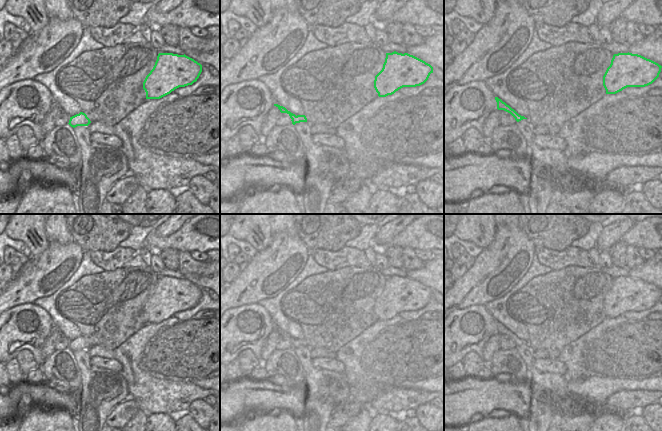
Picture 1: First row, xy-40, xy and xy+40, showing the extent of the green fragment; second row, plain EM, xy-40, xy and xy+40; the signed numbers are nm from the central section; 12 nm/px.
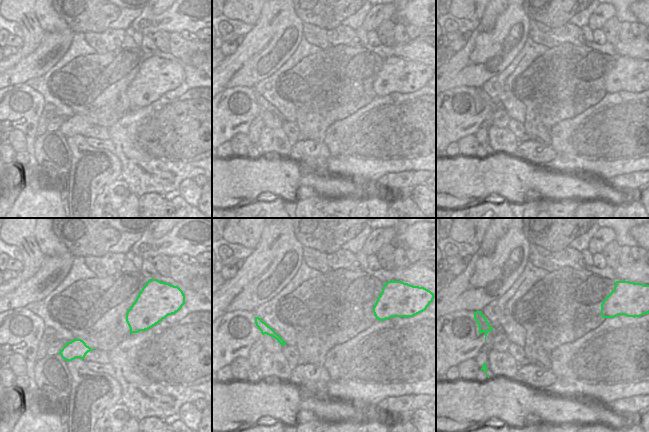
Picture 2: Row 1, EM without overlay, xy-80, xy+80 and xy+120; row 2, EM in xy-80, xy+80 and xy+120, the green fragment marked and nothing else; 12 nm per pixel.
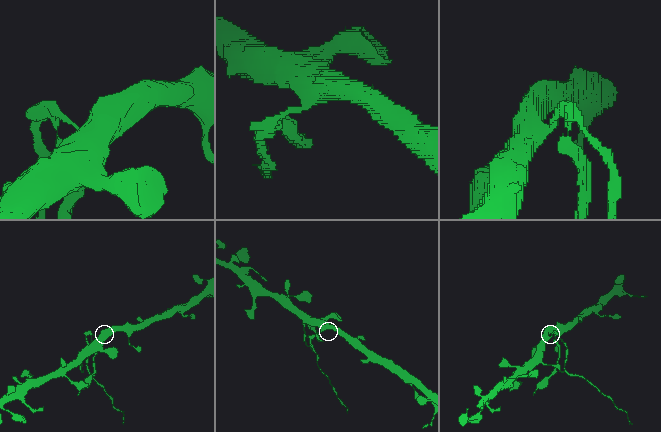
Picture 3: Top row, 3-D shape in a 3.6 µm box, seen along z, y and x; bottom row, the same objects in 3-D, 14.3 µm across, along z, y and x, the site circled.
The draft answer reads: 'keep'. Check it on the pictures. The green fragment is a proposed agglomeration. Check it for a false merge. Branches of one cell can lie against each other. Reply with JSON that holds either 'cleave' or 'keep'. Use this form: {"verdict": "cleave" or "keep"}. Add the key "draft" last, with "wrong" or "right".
{"verdict": "cleave", "draft": "wrong"}

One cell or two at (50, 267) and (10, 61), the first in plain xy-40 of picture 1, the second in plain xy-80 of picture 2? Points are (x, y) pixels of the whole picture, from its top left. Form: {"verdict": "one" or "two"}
{"verdict": "two"}

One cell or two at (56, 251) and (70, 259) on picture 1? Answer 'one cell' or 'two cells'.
one cell

